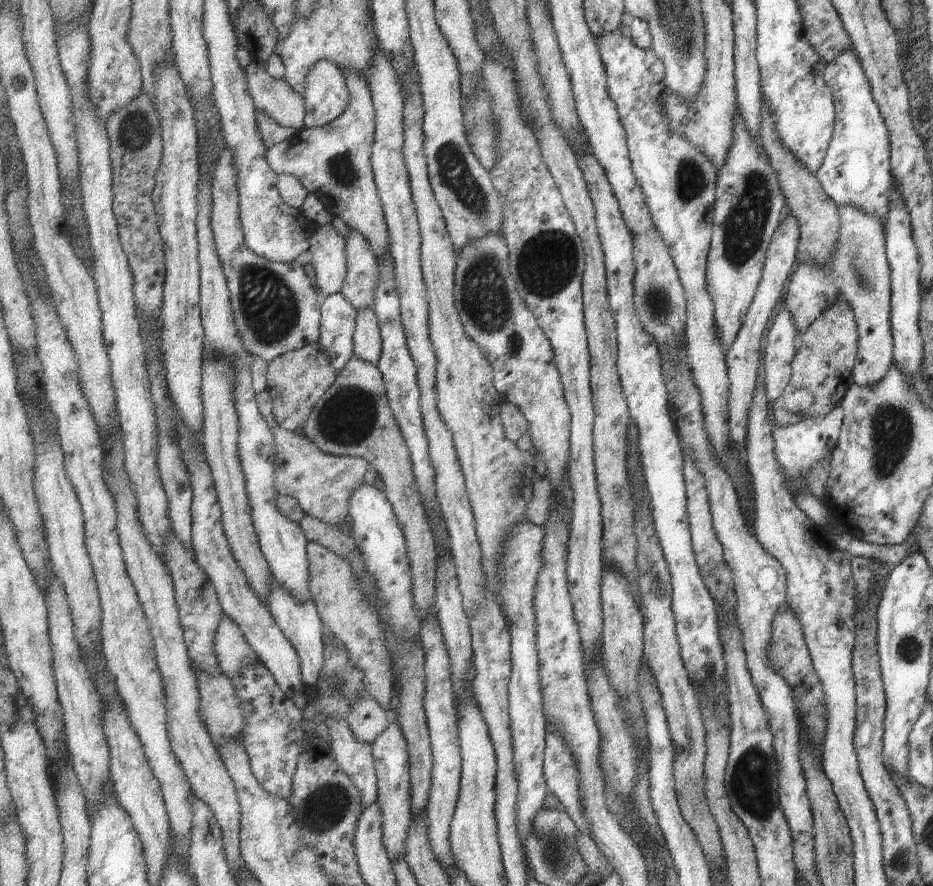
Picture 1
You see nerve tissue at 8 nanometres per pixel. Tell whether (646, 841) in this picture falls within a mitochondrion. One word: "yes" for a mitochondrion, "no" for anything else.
no

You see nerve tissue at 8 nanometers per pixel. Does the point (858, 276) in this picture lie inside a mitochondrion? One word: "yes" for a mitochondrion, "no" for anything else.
yes

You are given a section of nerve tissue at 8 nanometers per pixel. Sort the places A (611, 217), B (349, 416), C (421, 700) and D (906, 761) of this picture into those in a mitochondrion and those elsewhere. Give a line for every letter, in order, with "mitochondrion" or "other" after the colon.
A: other
B: mitochondrion
C: other
D: other

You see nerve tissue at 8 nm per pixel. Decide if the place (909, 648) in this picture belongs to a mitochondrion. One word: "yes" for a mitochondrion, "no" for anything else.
yes

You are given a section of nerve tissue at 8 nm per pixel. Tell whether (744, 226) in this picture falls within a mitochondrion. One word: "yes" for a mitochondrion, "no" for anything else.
yes

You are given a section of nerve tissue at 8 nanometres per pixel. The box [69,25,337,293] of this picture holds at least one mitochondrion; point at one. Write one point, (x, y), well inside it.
(134, 131)

